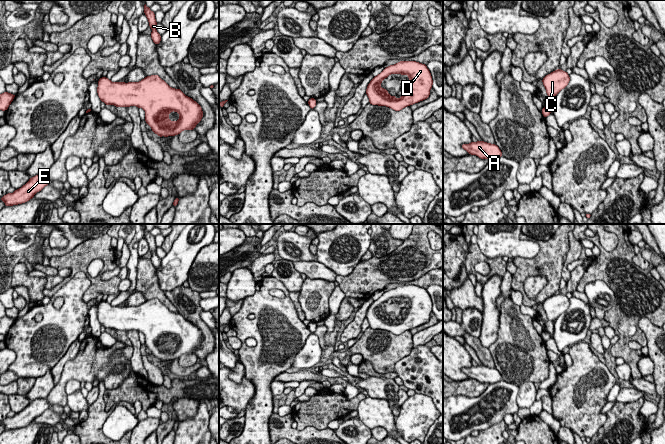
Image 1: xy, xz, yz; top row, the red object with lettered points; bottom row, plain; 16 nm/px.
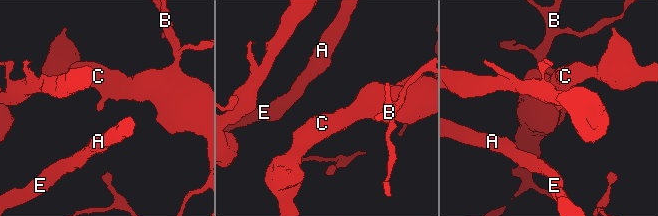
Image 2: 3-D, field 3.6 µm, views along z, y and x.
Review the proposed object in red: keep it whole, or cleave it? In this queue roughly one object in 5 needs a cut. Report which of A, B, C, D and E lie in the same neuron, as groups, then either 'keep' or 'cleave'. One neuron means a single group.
A B C D E | keep

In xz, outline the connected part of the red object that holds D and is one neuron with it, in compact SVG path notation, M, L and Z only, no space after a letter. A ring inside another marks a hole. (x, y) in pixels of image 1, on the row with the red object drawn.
M400 61L390 65L373 77L367 86L366 94L372 105L386 106L395 111L427 99L432 89L433 80L427 65L416 61ZM390 74L408 75L410 80L406 92L397 99L391 96L388 90L381 87L382 81Z

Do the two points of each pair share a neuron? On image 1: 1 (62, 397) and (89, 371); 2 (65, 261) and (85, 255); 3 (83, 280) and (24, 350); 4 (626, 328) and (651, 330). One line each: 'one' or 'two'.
1: one
2: one
3: one
4: two

